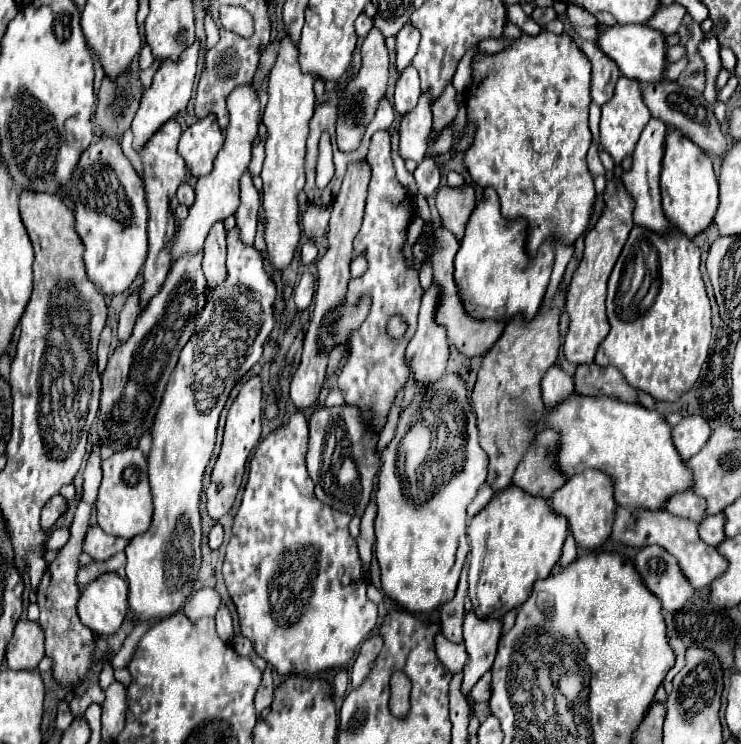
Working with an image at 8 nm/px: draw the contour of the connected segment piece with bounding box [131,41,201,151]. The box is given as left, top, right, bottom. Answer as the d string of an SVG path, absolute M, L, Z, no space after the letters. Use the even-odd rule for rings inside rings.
M195 41L191 47L187 47L179 59L165 59L161 63L161 67L157 69L151 87L145 89L143 93L143 101L141 107L131 123L131 131L133 131L133 149L139 151L145 141L163 125L167 123L171 117L175 117L181 109L187 107L189 99L191 99L191 91L193 91L193 81L195 81L195 69L197 69L197 57L199 57L199 49L201 49L201 41Z

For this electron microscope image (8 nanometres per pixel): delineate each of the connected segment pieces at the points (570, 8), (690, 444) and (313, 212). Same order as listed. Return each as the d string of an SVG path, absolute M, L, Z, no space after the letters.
M567 5L567 19L573 27L593 27L597 23L593 15L585 13L585 9L577 5Z
M683 417L677 427L673 427L673 443L681 453L683 461L689 461L707 443L711 427L703 417Z
M309 207L301 217L303 235L309 239L317 239L325 235L329 215L331 215L331 207Z

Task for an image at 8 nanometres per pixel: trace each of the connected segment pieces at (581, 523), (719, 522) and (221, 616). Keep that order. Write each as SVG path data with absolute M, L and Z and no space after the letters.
M583 471L579 475L573 475L563 487L559 487L551 497L551 509L555 513L561 513L569 521L569 529L583 549L595 549L601 547L609 535L615 521L615 481L601 473L601 471Z
M709 515L709 519L699 527L699 535L705 543L719 547L725 541L725 515Z
M225 603L221 605L221 611L217 613L215 621L217 621L217 635L219 635L225 643L231 643L235 629L233 629L233 617L231 617L231 611L225 607Z

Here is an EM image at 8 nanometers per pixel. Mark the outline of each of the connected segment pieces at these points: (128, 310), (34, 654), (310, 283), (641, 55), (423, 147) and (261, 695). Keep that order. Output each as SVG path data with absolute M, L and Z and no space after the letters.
M139 291L129 295L123 309L121 309L121 315L119 315L119 341L125 341L129 339L131 335L131 329L133 329L133 323L137 319L137 315L141 313L141 297L139 297Z
M19 621L7 645L5 665L11 671L35 671L45 657L41 627L31 621Z
M305 271L301 275L295 291L293 291L293 299L295 299L297 309L299 311L307 309L311 305L311 301L313 301L313 295L315 295L315 277L309 271Z
M613 25L605 27L603 33L597 39L599 47L607 57L611 57L617 65L621 75L629 79L637 79L641 83L661 83L665 81L665 69L667 69L667 45L665 45L665 35L657 29L651 29L647 25Z
M423 91L415 109L401 117L399 125L399 153L403 159L421 161L427 151L427 135L431 133L431 95Z
M267 667L263 671L263 681L261 681L261 685L257 689L257 695L255 695L257 719L261 717L261 711L271 705L271 701L273 701L273 689L275 689L275 685L273 685L273 679L271 679L271 667Z

